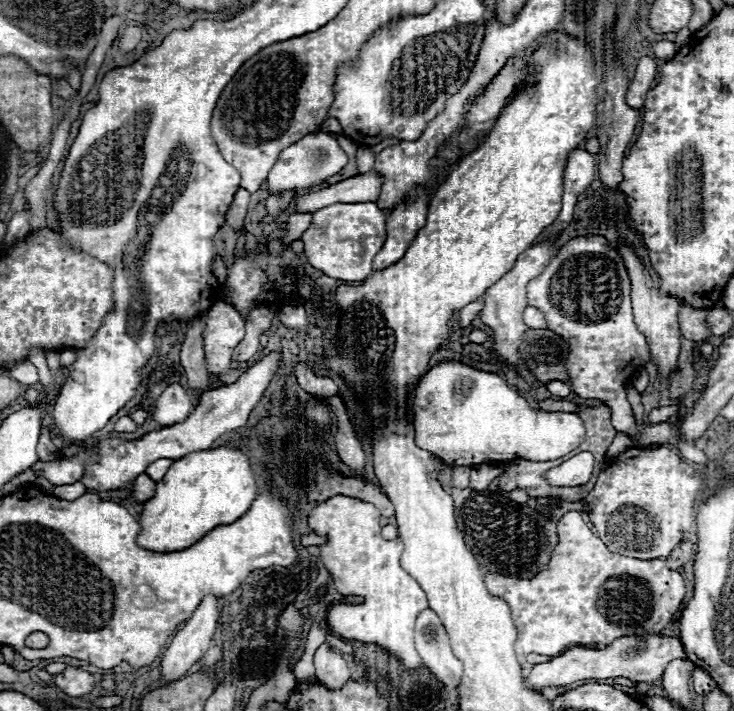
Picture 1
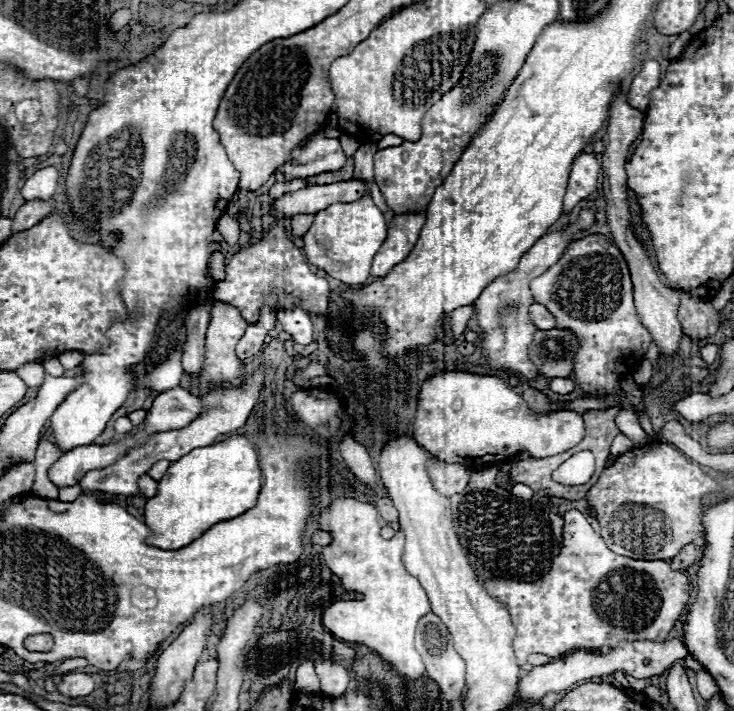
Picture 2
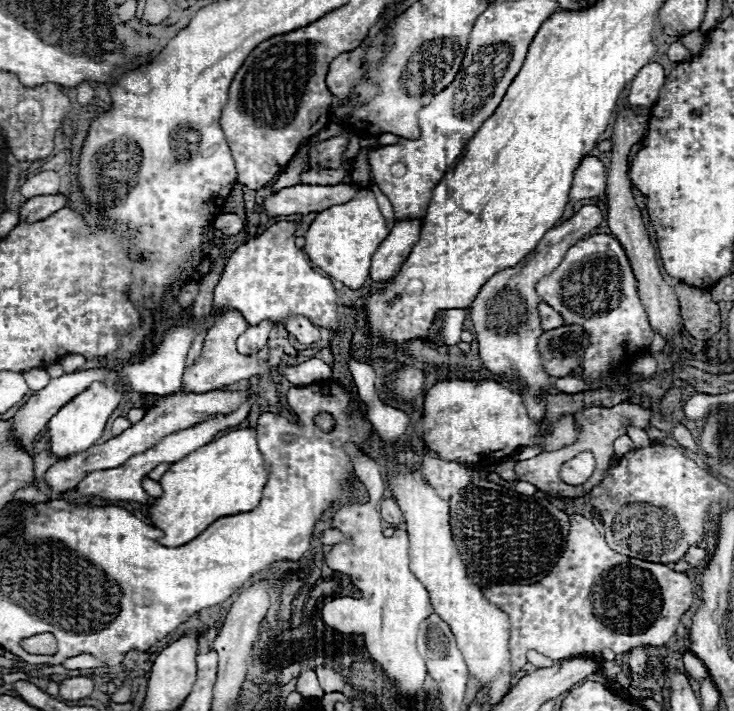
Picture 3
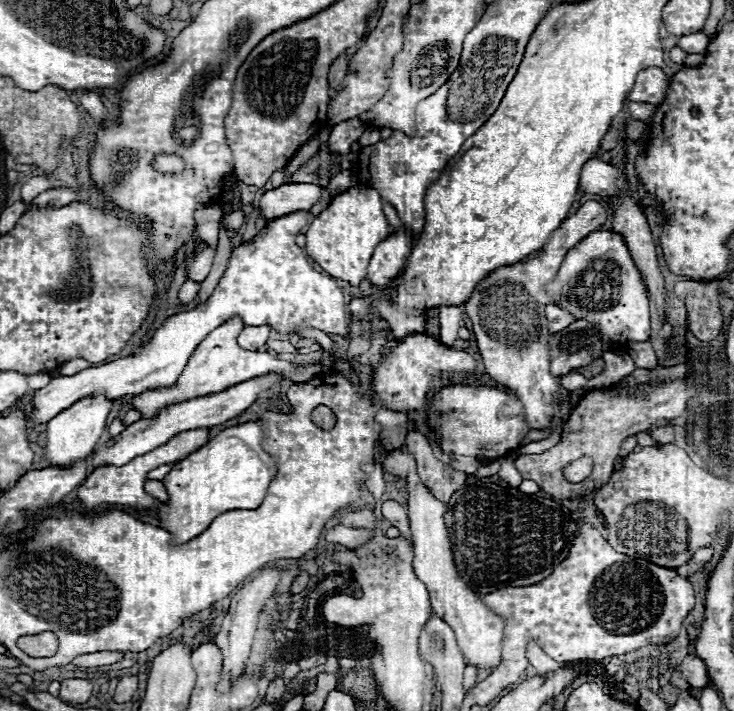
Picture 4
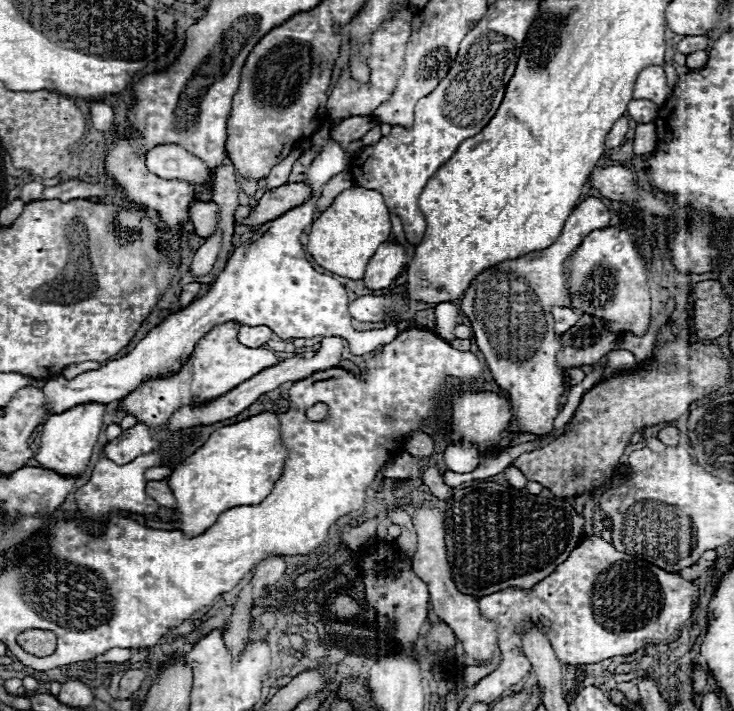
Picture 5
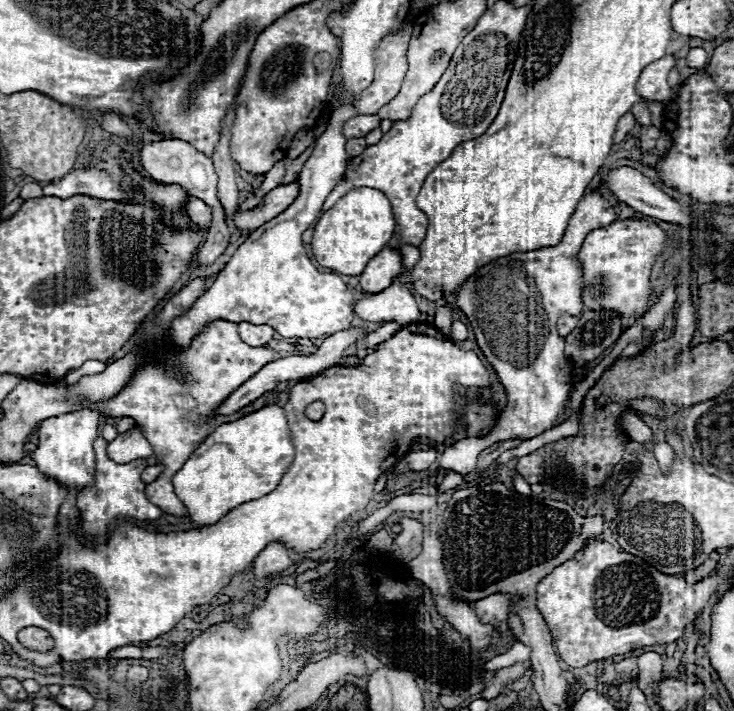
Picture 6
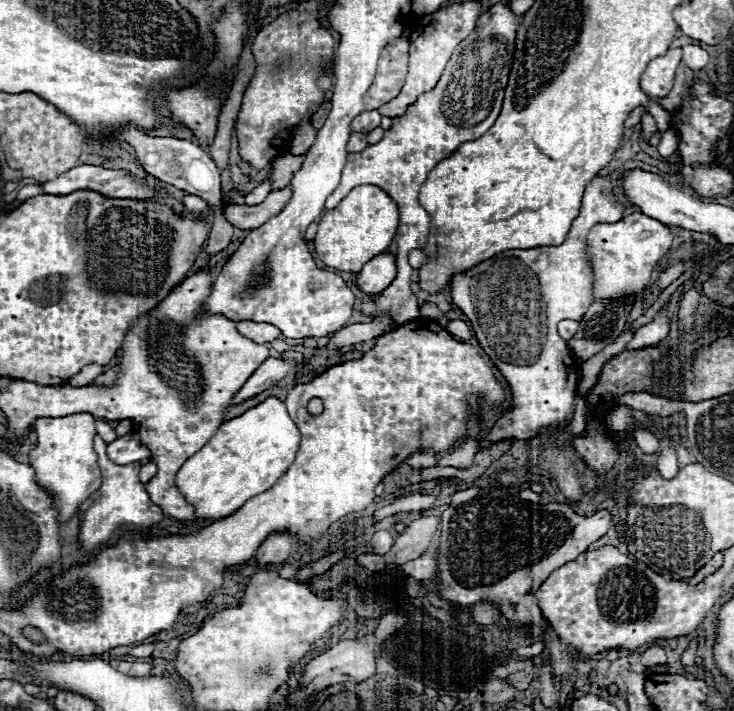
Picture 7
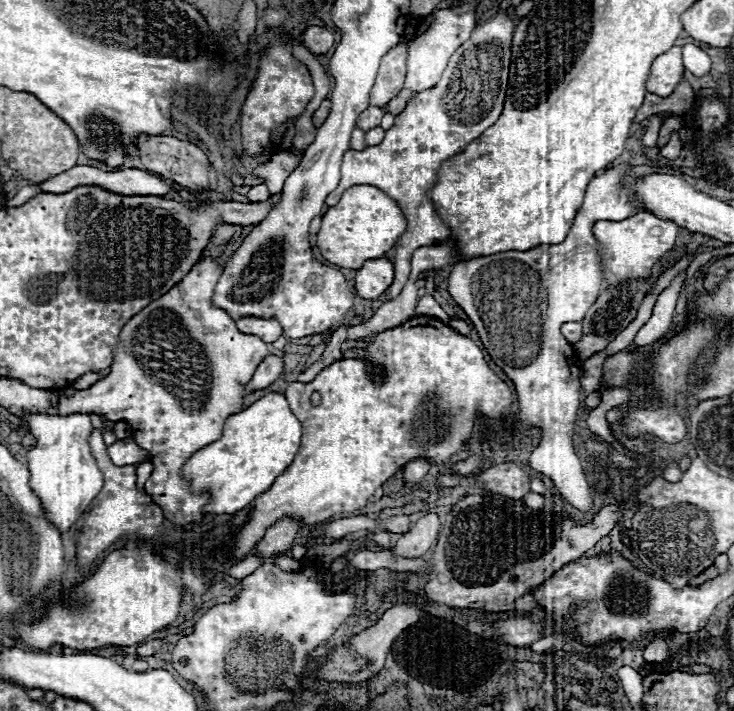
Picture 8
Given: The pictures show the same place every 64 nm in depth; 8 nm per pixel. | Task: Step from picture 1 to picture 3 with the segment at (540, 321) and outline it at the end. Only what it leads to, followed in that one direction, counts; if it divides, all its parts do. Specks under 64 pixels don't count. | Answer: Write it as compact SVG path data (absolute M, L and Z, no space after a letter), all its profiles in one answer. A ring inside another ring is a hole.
M542 302L542 304L538 306L538 310L540 310L540 316L542 316L542 328L544 328L544 330L554 330L554 328L564 326L562 314L558 314L558 312L556 312L554 308L550 308L546 302Z

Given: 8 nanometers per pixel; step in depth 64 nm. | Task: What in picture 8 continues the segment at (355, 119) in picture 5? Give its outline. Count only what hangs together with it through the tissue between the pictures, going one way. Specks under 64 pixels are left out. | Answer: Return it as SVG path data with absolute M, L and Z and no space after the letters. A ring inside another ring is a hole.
M370 106L368 110L364 110L358 120L356 120L356 126L360 126L362 130L370 130L374 126L380 126L380 120L382 120L382 108L380 106Z

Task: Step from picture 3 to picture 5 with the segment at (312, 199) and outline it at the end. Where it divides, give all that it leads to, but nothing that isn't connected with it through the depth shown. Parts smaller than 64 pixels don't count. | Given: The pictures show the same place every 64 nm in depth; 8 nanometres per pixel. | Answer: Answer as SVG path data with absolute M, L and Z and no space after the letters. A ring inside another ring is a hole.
M290 182L290 184L278 186L274 190L268 190L258 200L254 210L246 218L242 218L238 224L260 226L268 220L274 220L276 216L282 216L284 212L288 212L288 208L302 204L304 200L308 200L308 196L310 196L310 188L304 182Z

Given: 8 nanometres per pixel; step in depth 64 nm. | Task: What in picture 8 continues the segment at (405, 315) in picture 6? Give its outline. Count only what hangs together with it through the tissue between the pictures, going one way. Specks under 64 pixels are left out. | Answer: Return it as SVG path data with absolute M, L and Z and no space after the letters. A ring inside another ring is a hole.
M494 8L490 12L486 12L480 20L478 26L472 32L472 38L466 40L456 54L450 58L446 72L442 74L442 80L428 90L418 92L408 106L404 108L404 112L400 112L396 116L396 122L390 130L386 130L384 140L378 146L370 146L366 150L348 150L344 154L344 162L342 162L342 180L338 184L338 188L334 192L330 192L326 196L326 204L334 206L338 204L342 192L350 186L356 184L370 184L380 188L386 196L390 196L404 212L404 216L408 218L408 232L398 240L396 244L396 260L394 260L394 270L396 270L396 278L392 282L392 286L388 288L388 300L396 298L402 290L402 286L406 284L408 276L410 276L410 260L414 250L422 248L422 246L434 246L444 242L446 238L450 238L452 230L450 226L444 224L444 220L440 220L440 214L436 212L434 204L428 200L428 190L436 184L438 180L438 168L452 158L454 154L460 154L468 144L472 144L474 140L478 140L484 130L488 130L500 116L502 106L504 106L504 94L506 94L506 80L508 80L508 66L510 66L510 44L512 44L512 32L514 32L514 22L512 18Z

